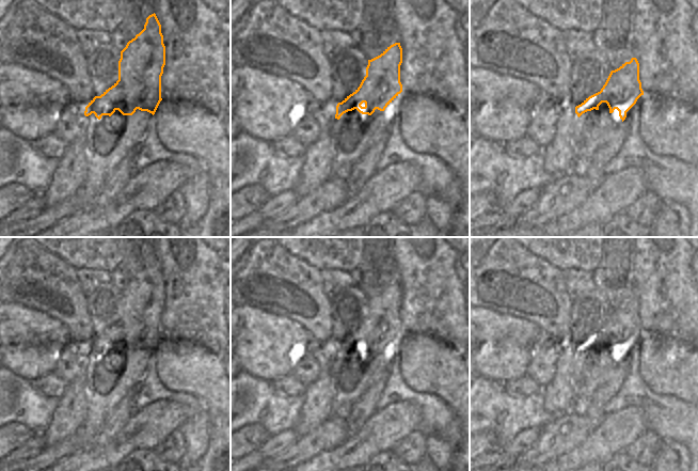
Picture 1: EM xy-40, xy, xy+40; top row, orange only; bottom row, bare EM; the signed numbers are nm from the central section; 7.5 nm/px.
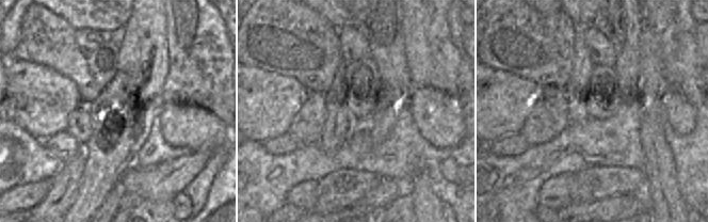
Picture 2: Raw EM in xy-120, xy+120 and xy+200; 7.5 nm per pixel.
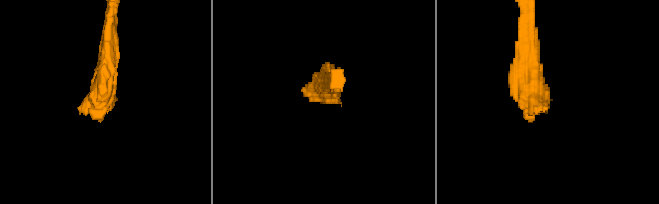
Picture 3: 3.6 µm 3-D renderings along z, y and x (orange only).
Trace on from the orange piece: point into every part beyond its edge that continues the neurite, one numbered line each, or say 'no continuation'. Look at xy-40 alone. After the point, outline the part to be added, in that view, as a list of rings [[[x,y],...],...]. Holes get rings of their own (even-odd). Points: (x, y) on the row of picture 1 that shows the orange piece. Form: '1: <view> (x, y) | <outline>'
1: xy-40 (108, 140) | [[[139,109],[132,115],[123,115],[118,110],[98,120],[94,113],[84,116],[84,144],[86,146],[86,178],[76,194],[82,200],[82,208],[95,207],[99,195],[112,170],[142,142],[148,121],[153,114]]]

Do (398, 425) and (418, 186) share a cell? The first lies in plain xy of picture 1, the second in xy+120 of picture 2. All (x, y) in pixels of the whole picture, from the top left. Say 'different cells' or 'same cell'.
different cells

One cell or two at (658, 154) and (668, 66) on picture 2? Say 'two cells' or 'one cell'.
two cells

